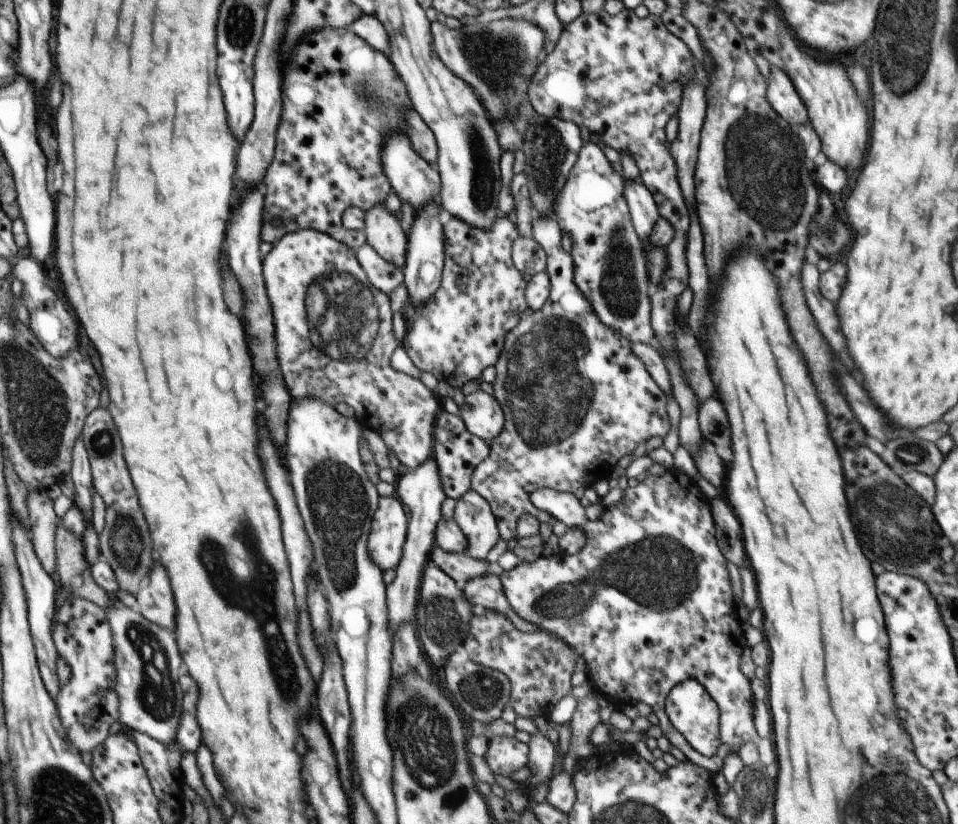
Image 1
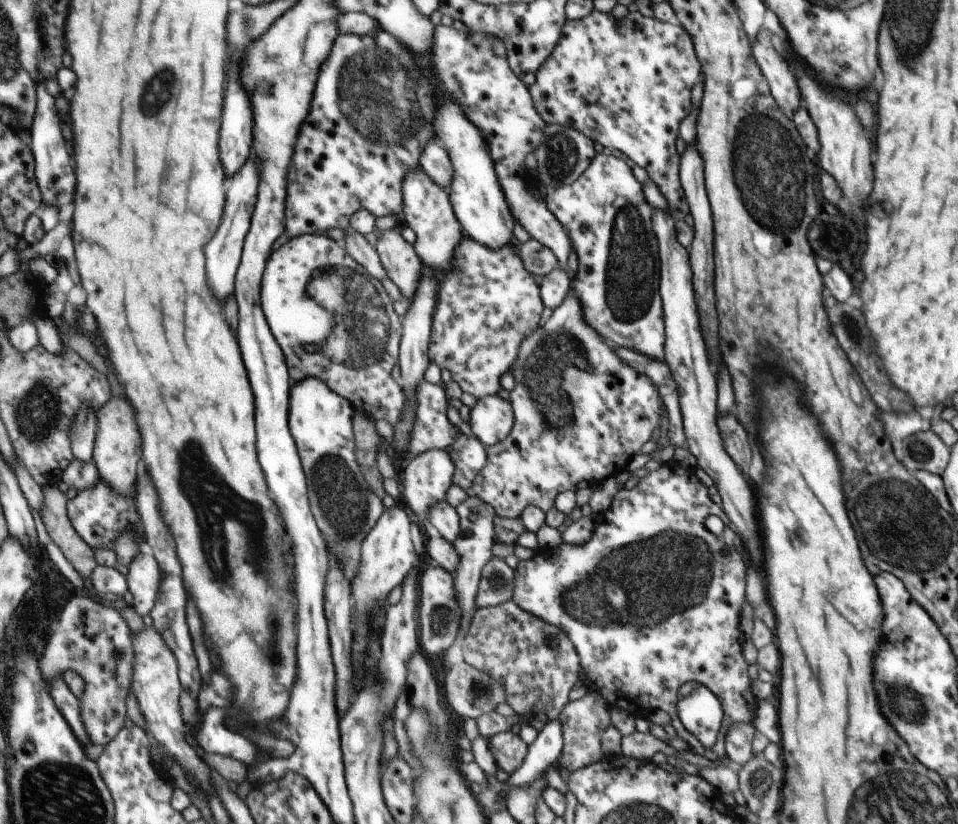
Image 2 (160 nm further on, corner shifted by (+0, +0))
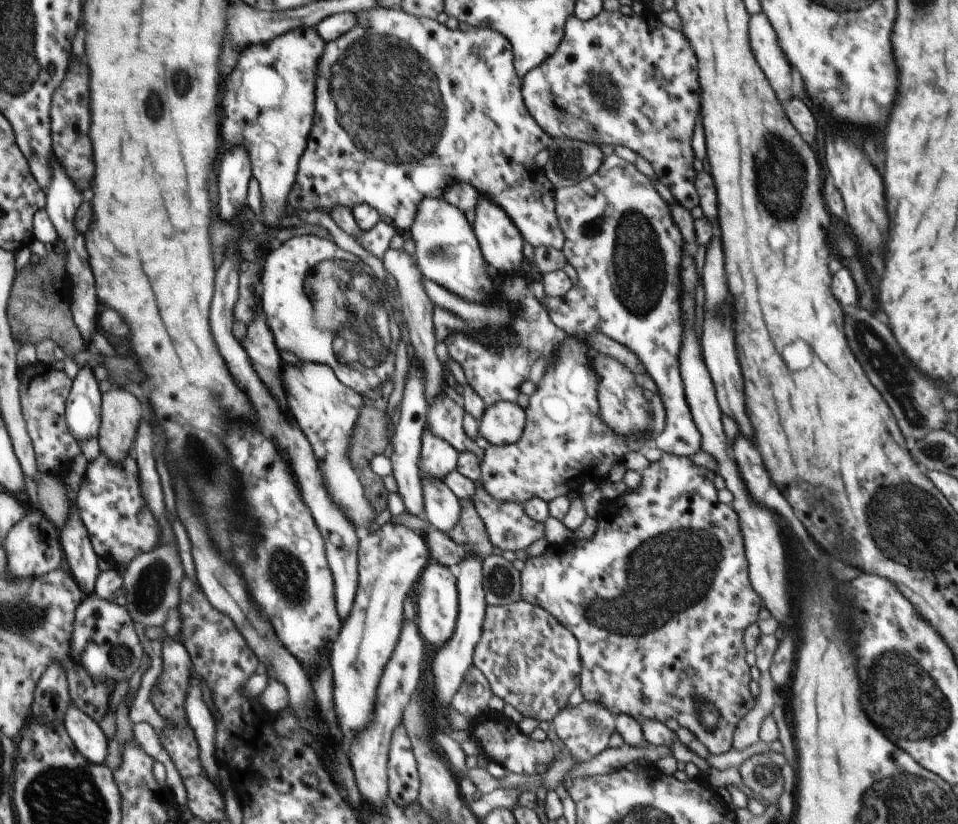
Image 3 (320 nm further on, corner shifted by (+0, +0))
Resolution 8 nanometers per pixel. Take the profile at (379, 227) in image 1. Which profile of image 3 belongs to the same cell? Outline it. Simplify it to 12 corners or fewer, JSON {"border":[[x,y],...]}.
{"border":[[389,248],[383,268],[397,280],[398,306],[429,407],[447,384],[434,351],[434,305],[414,256]]}

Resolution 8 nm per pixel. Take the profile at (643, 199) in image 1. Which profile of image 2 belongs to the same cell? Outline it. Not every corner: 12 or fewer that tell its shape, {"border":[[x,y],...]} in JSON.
{"border":[[670,214],[659,240],[664,358],[688,448],[714,480],[754,566],[754,492],[726,454],[688,252]]}

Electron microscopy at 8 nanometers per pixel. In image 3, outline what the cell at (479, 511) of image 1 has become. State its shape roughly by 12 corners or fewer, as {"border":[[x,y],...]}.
{"border":[[466,555],[454,632],[432,660],[434,696],[451,706],[473,664],[487,602],[483,564]]}

